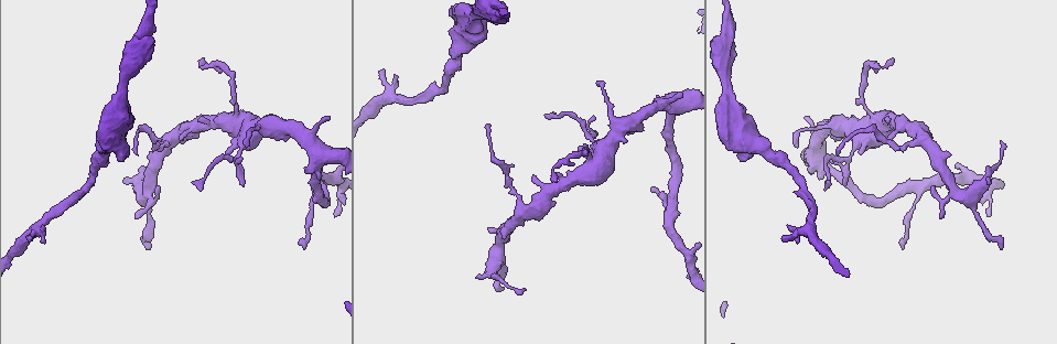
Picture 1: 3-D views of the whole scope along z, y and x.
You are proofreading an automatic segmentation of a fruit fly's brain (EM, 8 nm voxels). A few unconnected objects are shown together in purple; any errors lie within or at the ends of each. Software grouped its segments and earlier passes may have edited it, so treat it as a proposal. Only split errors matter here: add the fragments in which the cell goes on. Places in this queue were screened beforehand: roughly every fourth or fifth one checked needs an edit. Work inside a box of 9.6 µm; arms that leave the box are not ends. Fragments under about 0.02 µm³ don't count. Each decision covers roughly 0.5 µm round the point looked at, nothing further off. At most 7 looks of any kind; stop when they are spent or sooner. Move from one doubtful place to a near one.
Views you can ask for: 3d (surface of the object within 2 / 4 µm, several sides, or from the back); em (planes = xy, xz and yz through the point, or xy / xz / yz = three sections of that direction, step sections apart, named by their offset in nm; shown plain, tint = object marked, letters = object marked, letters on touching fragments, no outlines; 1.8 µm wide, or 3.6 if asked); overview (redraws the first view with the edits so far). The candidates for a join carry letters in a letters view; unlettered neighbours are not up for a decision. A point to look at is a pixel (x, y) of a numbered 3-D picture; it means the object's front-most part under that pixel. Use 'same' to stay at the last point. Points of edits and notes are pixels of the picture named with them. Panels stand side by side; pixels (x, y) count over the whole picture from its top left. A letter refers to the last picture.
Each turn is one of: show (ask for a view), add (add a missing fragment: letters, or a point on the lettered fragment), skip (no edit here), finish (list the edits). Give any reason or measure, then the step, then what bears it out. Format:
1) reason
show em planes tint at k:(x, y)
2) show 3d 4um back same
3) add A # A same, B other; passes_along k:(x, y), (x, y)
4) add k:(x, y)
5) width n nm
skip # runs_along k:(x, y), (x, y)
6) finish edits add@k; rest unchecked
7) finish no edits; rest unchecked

show 3d 4um back at 1:(490, 126)

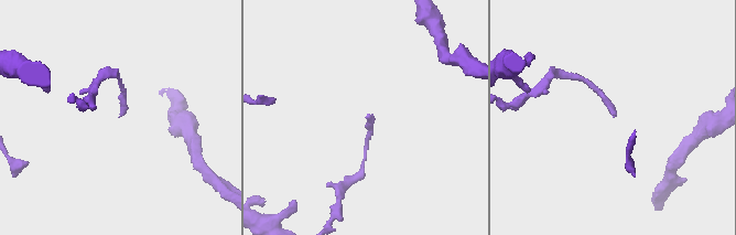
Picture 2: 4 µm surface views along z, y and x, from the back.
now the EM
show em planes tint at 2:(616, 114)

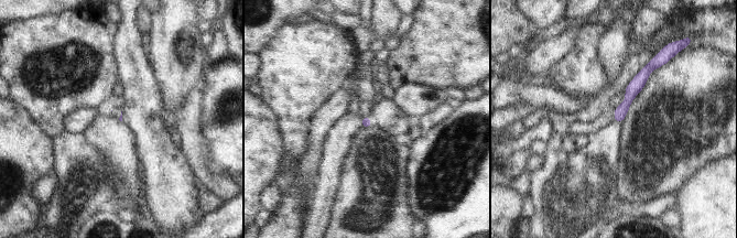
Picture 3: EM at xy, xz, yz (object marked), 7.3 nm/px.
show em planes letters same

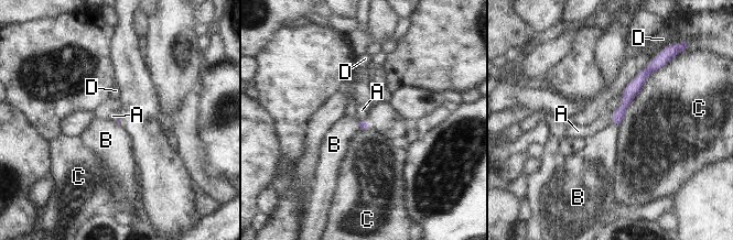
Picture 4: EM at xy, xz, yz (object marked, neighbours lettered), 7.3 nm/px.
add A # A same, B other, C other, D other; passes_along 4:(631, 91), (612, 118), (581, 132); it goes on there

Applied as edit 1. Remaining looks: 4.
see it whole again
show overview

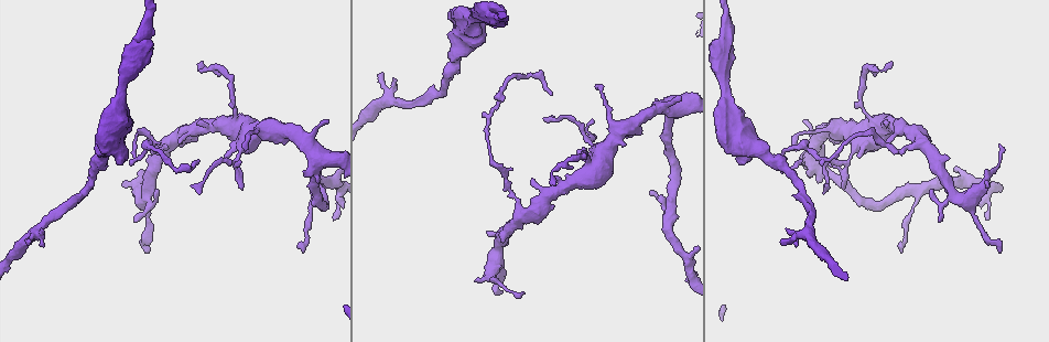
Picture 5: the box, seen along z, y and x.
two arms in line, one across
show 3d 2um at 5:(316, 161)

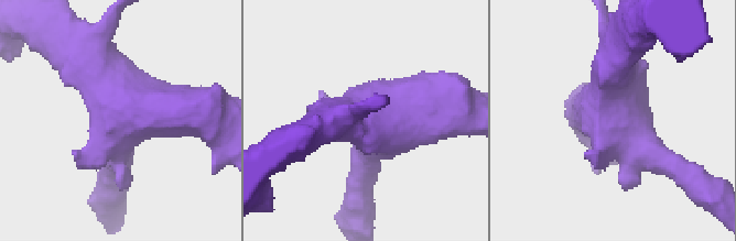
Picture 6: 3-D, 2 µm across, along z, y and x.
arms 3; arm_widths 240, 320, 380 nm
show em xz step 16 tint at 6:(128, 114)

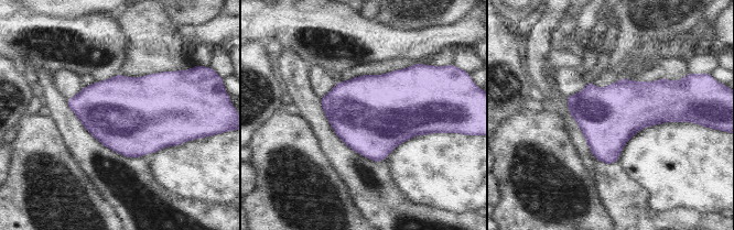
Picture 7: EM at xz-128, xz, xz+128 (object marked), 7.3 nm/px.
see the neighbours
show em xz step 16 letters same

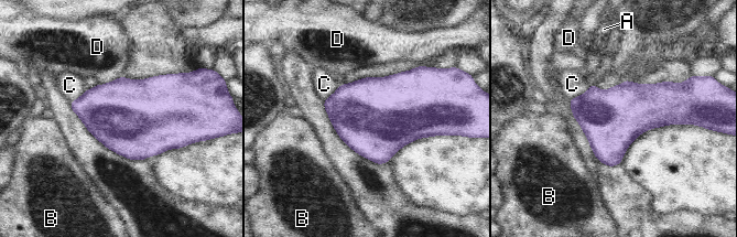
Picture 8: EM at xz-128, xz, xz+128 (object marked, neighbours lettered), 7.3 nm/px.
skip # A other, B other, C other, D other; no lettered fragment goes on from it

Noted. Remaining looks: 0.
finish edits add@4; rest unchecked

